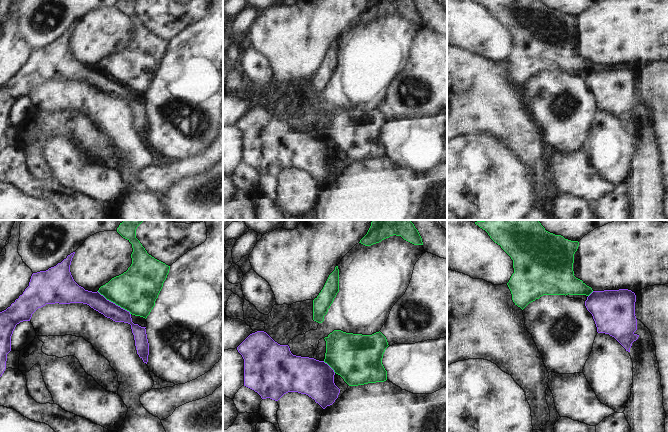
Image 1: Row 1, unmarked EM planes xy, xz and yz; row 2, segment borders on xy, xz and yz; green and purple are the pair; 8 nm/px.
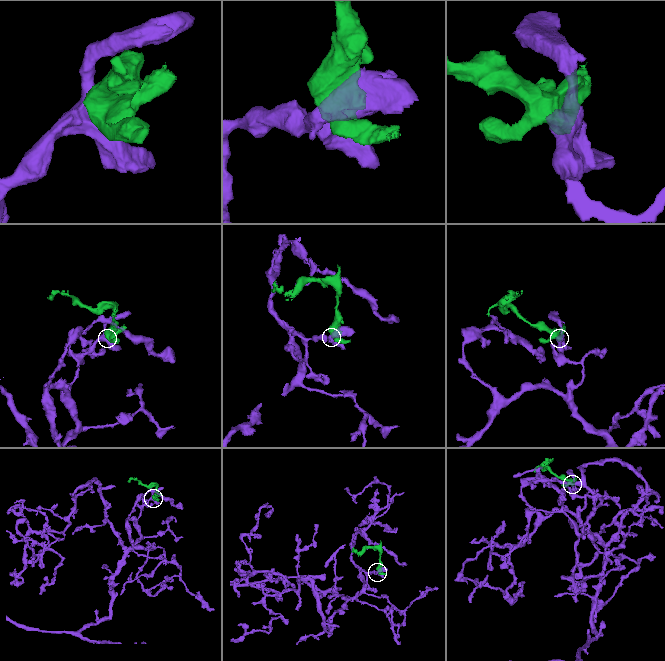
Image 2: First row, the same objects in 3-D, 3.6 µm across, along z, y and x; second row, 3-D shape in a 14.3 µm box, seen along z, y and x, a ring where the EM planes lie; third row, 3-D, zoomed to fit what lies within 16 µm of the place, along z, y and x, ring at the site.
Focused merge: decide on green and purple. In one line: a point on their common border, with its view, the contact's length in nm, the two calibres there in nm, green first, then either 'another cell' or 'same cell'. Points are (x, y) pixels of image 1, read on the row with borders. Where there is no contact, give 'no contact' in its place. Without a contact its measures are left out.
contact xy (114, 302); length 320 nm; calibres 360 and 140 nm; another cell

